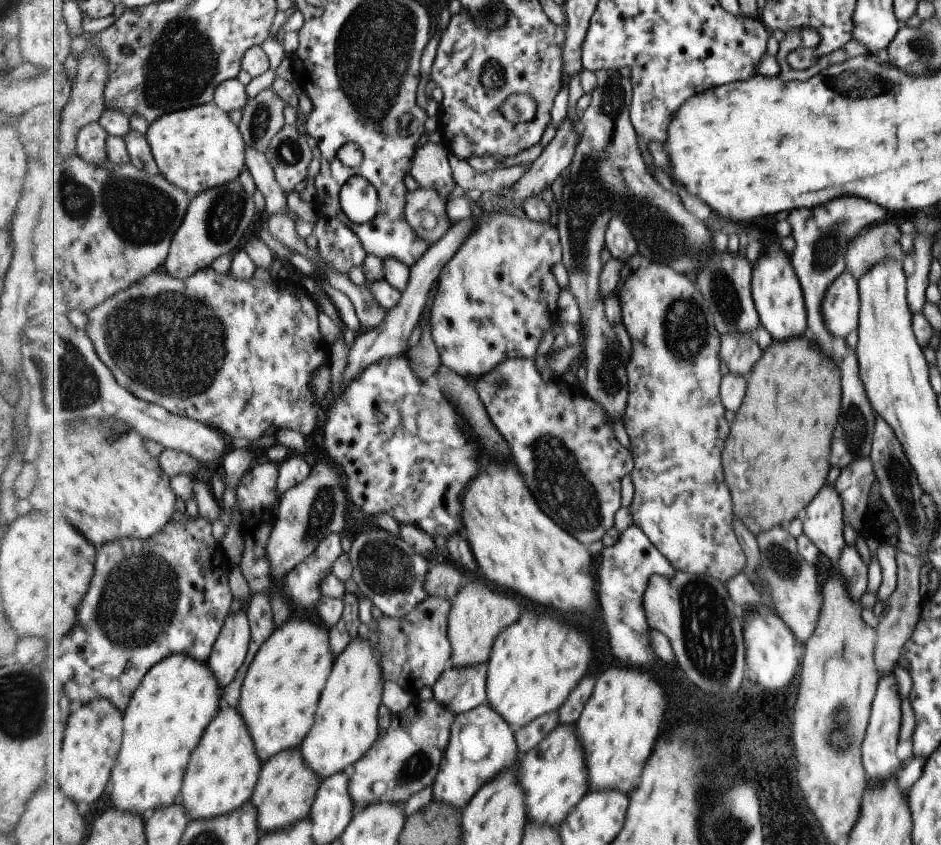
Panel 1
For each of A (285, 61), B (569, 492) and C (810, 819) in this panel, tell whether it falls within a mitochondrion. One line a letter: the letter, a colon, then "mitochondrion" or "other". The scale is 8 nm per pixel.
A: other
B: mitochondrion
C: other

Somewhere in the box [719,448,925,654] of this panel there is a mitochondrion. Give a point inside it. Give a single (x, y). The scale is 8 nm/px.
(897, 476)

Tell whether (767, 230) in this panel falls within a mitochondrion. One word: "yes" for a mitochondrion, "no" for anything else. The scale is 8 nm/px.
no

